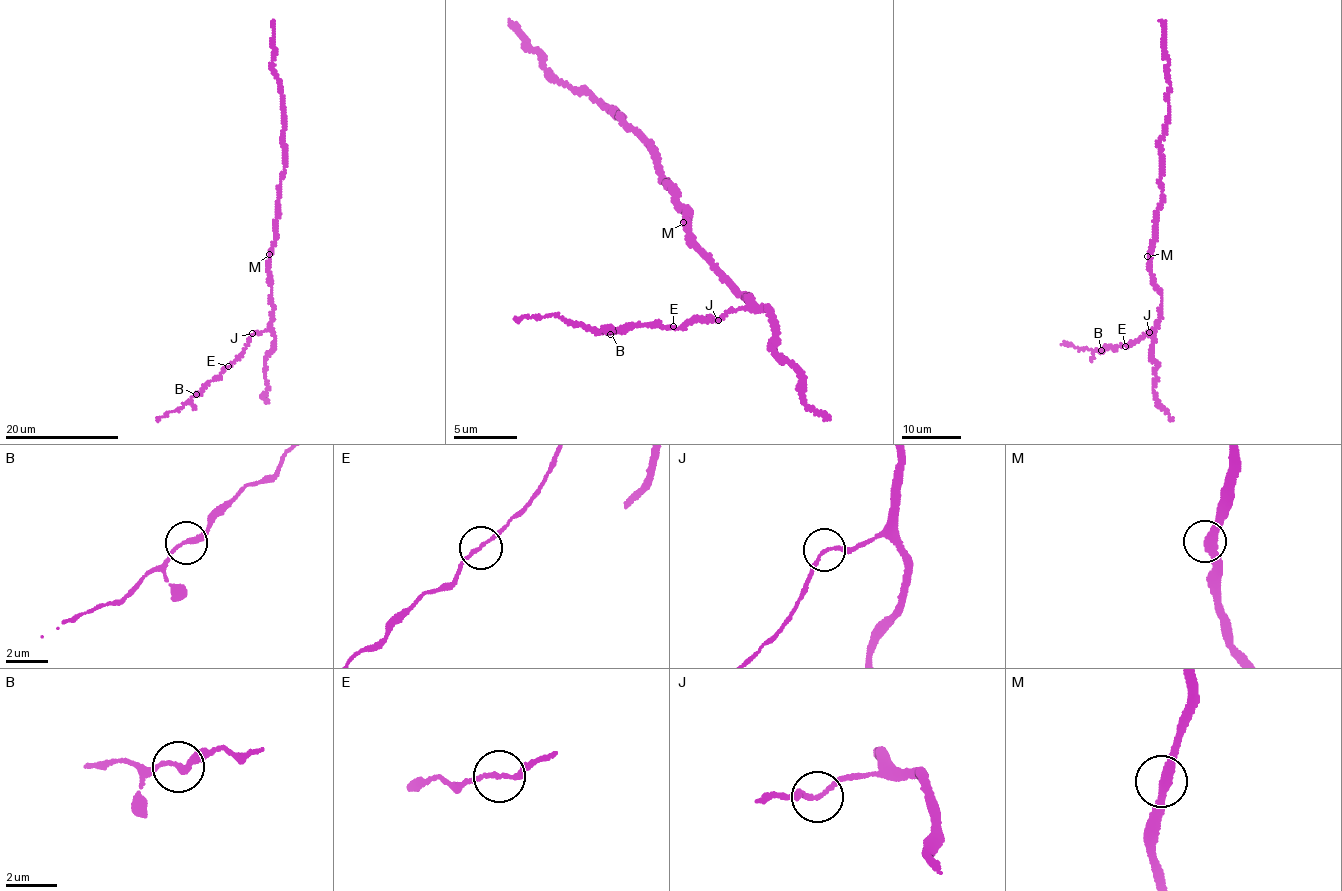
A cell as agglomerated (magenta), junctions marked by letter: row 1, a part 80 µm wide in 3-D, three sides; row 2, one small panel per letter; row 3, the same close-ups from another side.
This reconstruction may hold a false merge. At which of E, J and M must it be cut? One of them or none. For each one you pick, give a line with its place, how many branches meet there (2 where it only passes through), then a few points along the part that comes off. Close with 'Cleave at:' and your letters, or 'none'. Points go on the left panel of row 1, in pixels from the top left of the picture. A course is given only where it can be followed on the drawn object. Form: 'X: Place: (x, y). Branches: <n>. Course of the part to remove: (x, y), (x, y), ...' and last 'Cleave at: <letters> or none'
Cleave at: none

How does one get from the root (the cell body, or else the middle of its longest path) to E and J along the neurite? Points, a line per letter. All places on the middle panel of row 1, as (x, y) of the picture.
E: (686, 228), (711, 265), (753, 306), (726, 311), (719, 321), (706, 322), (697, 316), (678, 329), (672, 327)
J: (686, 228), (711, 265), (753, 306), (726, 311), (718, 320)

